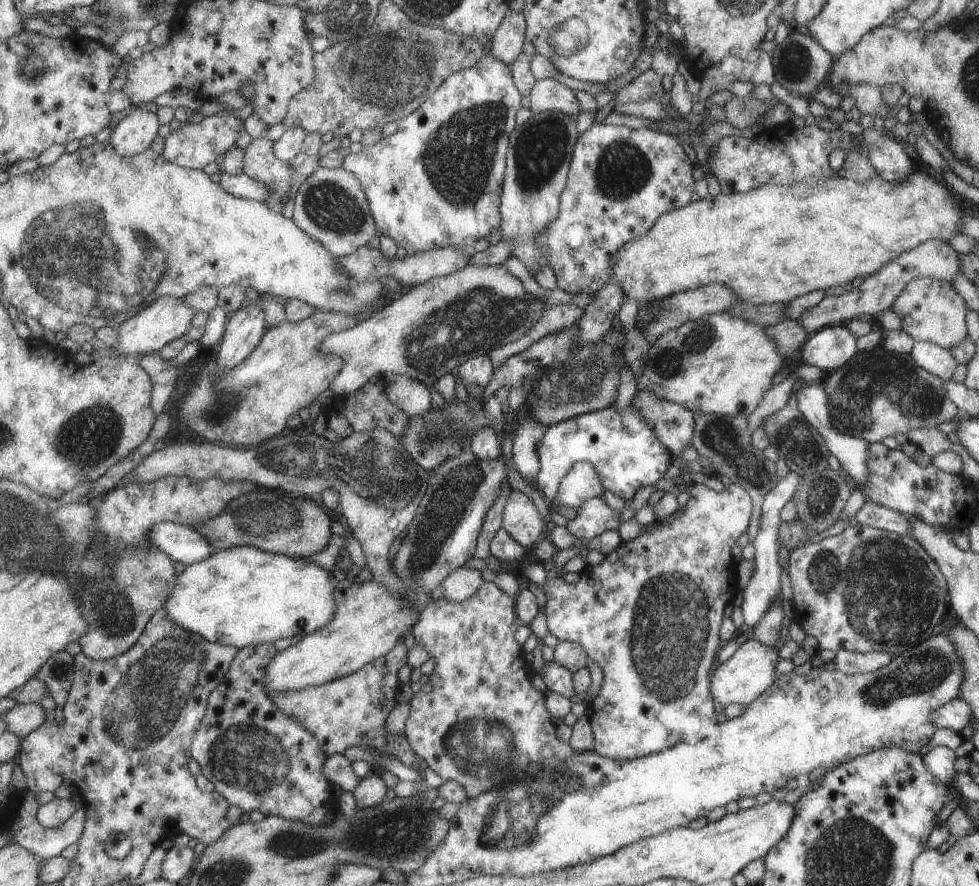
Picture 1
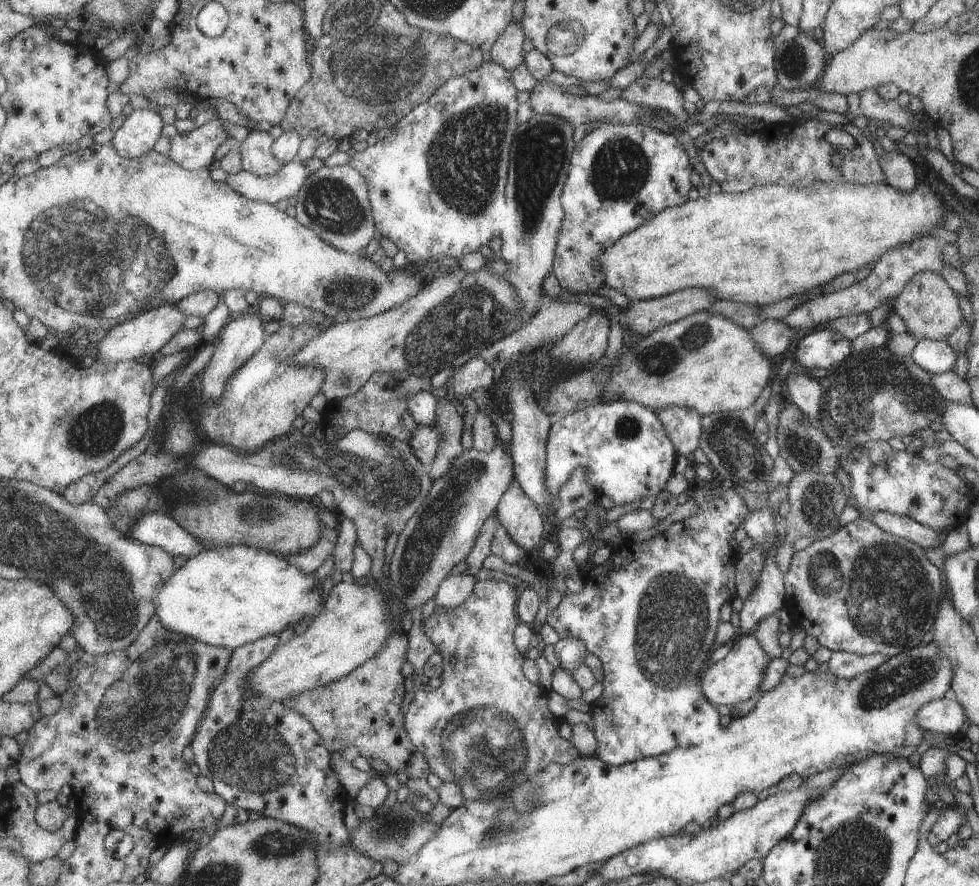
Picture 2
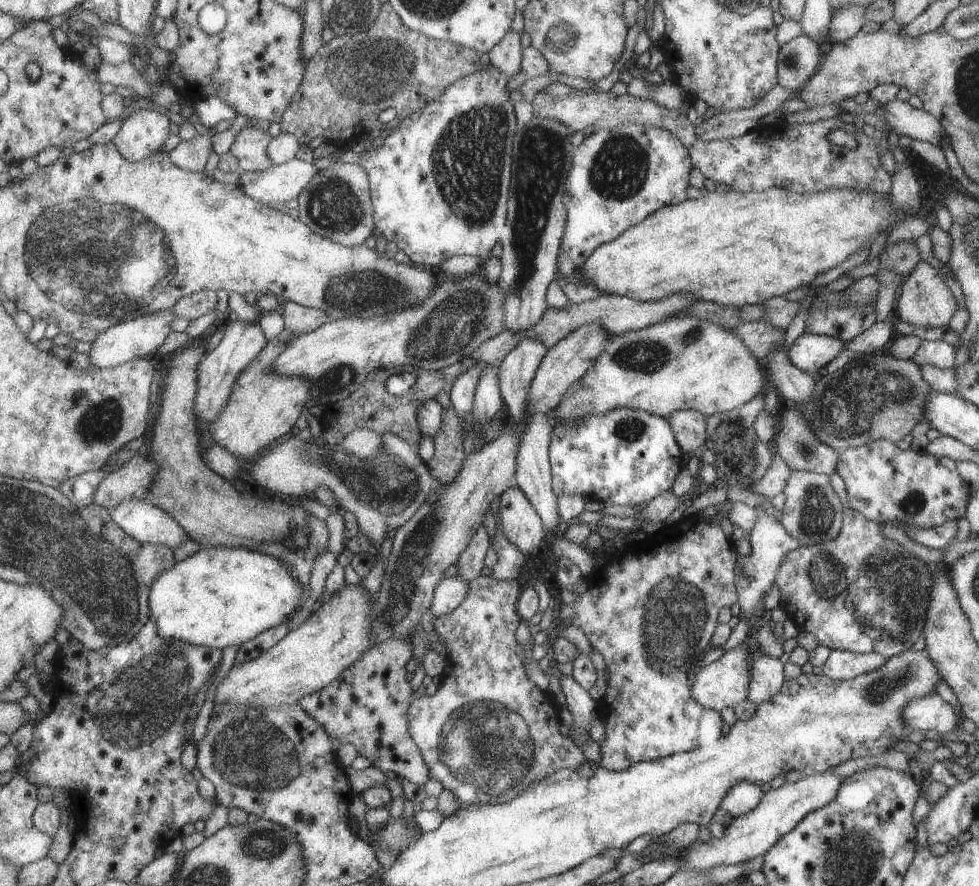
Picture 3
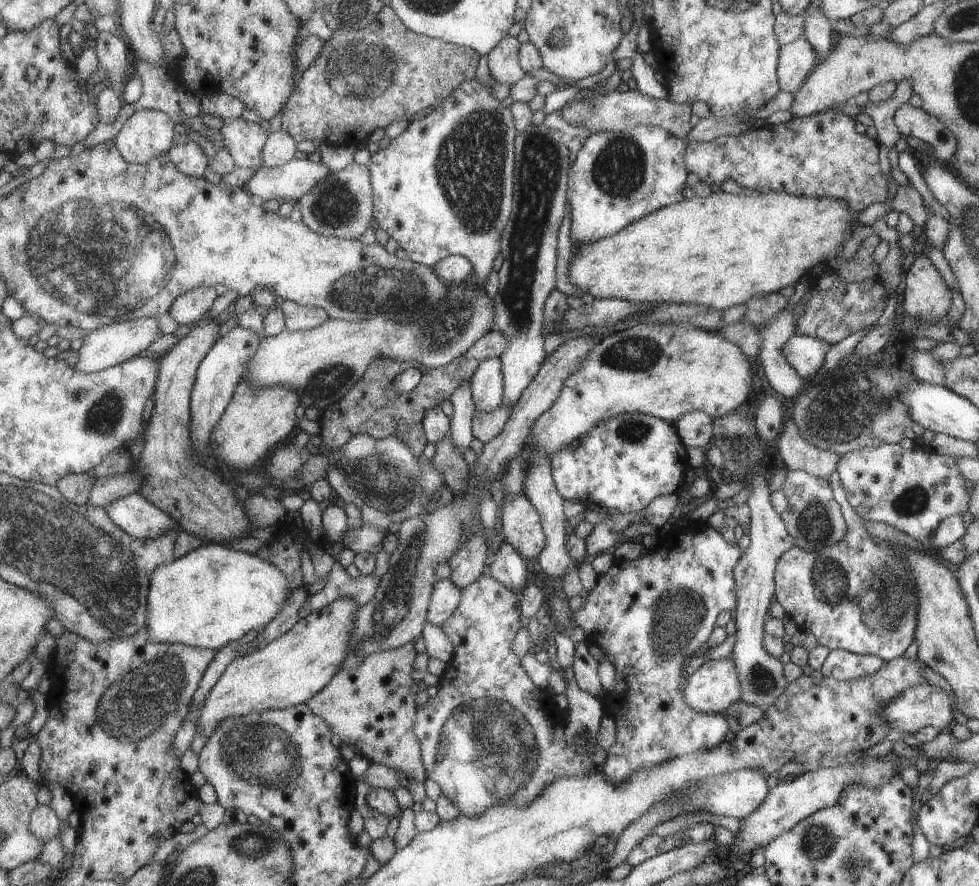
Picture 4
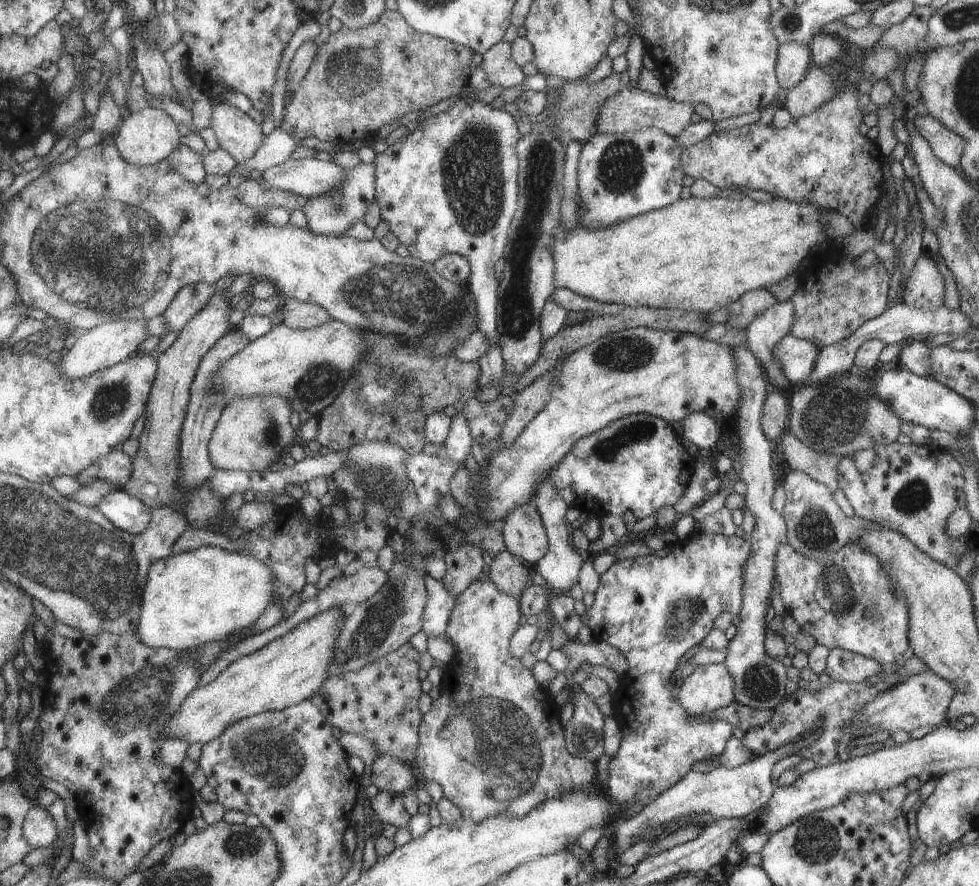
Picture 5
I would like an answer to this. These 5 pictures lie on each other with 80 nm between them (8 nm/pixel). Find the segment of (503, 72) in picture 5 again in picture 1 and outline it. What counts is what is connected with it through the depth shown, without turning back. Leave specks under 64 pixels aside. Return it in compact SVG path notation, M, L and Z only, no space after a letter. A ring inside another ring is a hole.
M522 11L505 13L492 34L489 52L504 63L511 64L515 60L515 56L521 52L523 30L526 30L526 20L523 20L523 15Z

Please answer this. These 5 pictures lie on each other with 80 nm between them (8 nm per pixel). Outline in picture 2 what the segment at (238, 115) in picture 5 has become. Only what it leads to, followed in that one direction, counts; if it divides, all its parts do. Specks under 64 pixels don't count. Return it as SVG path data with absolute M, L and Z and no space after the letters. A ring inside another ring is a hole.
M251 130L249 136L237 144L242 154L242 165L245 171L257 176L267 176L281 168L283 163L272 154L273 141L269 133Z

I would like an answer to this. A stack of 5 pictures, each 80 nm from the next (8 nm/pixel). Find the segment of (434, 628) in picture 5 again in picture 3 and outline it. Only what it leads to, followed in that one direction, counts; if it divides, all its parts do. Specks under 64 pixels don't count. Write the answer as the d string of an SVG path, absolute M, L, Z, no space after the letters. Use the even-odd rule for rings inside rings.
M458 576L452 578L442 578L435 587L432 594L432 601L429 610L433 618L447 614L464 599L468 583L458 579Z

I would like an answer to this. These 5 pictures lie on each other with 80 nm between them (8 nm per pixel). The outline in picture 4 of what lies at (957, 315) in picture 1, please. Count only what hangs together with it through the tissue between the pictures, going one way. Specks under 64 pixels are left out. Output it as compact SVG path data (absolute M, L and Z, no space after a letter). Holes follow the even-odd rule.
M916 257L905 275L902 314L933 323L947 315L950 304L951 292L947 292L939 272L928 258Z

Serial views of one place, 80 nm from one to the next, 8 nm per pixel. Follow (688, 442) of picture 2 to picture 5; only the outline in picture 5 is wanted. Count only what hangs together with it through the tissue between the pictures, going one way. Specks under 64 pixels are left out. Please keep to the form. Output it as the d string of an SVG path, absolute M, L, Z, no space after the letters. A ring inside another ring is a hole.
M700 411L689 414L678 425L682 441L688 440L701 453L713 452L722 431L722 427L713 418Z

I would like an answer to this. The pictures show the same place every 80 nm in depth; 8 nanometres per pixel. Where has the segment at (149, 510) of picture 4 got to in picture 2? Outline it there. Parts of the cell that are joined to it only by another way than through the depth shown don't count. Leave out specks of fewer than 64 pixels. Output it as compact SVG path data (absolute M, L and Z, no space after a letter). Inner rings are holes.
M151 513L143 515L129 535L147 546L161 547L173 556L192 559L205 550L201 541L173 516Z

